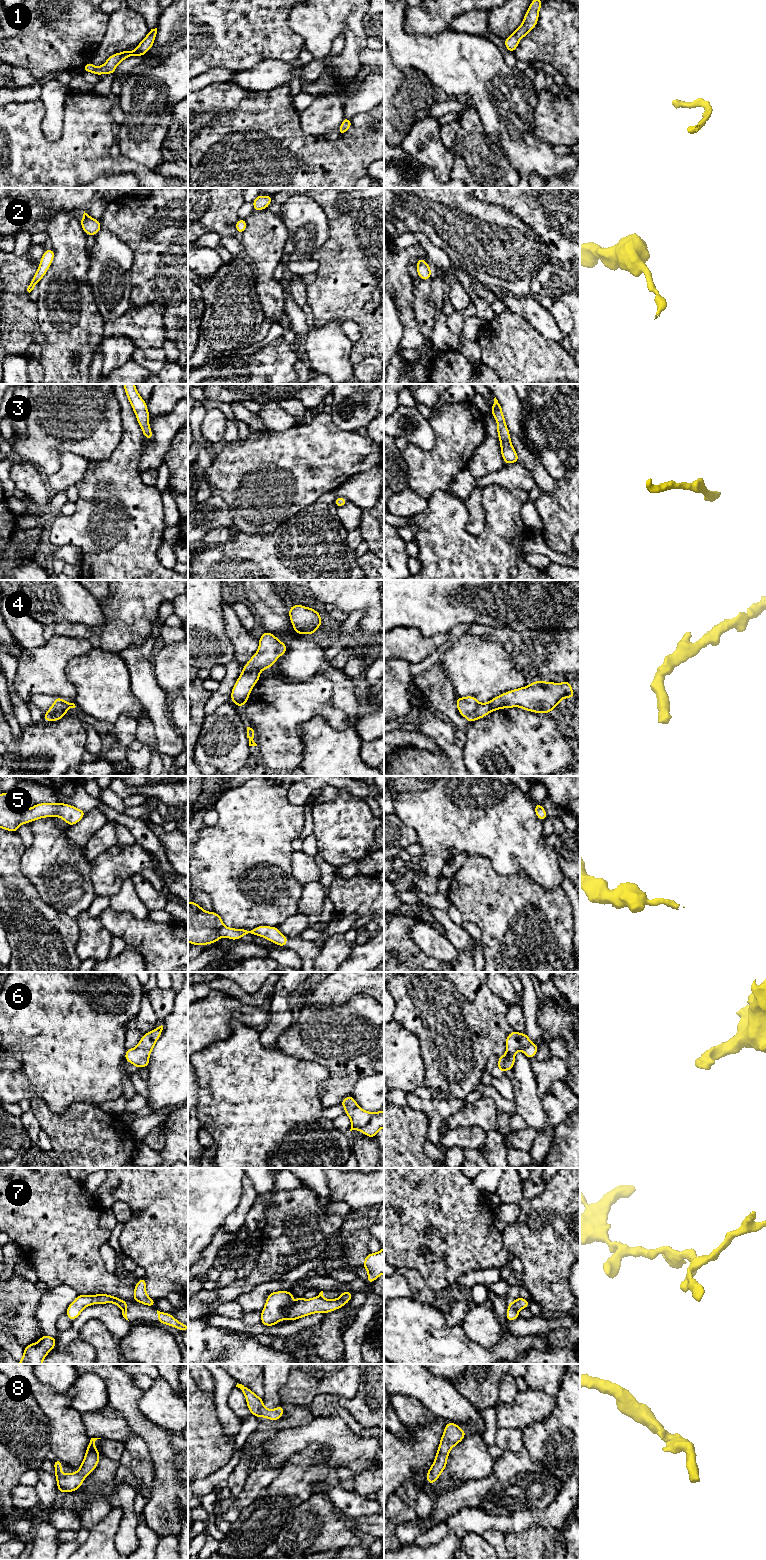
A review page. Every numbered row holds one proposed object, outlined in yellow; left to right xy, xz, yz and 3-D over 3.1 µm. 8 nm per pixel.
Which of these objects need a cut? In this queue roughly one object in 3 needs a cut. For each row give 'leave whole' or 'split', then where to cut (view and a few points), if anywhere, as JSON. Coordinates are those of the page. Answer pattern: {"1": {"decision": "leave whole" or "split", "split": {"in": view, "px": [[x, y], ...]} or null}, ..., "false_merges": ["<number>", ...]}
{"1": {"decision": "leave whole", "split": null}, "2": {"decision": "leave whole", "split": null}, "3": {"decision": "leave whole", "split": null}, "4": {"decision": "split", "split": {"in": "yz", "px": [[479, 703], [477, 708], [465, 717]]}}, "5": {"decision": "leave whole", "split": null}, "6": {"decision": "leave whole", "split": null}, "7": {"decision": "split", "split": {"in": "yz", "px": [[513, 1302], [513, 1307], [517, 1311]]}}, "8": {"decision": "leave whole", "split": null}, "false_merges": ["4", "7"]}

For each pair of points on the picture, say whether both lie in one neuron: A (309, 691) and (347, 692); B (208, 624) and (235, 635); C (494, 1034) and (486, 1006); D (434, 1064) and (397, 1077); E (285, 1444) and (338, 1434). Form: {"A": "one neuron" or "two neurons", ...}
{"A": "two neurons", "B": "two neurons", "C": "one neuron", "D": "two neurons", "E": "one neuron"}

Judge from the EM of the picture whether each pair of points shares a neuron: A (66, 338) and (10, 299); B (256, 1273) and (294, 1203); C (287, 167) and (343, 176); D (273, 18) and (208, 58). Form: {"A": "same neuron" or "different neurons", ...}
{"A": "different neurons", "B": "same neuron", "C": "same neuron", "D": "same neuron"}

